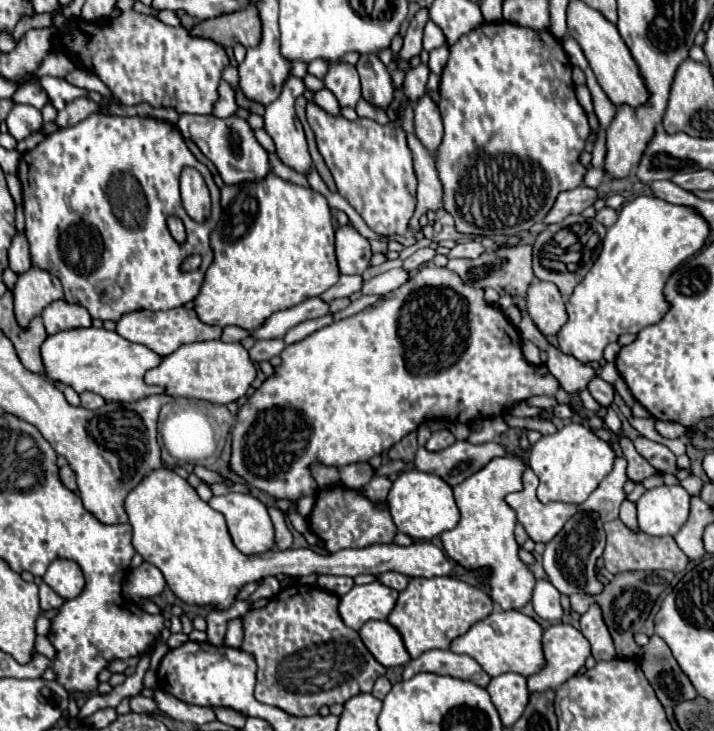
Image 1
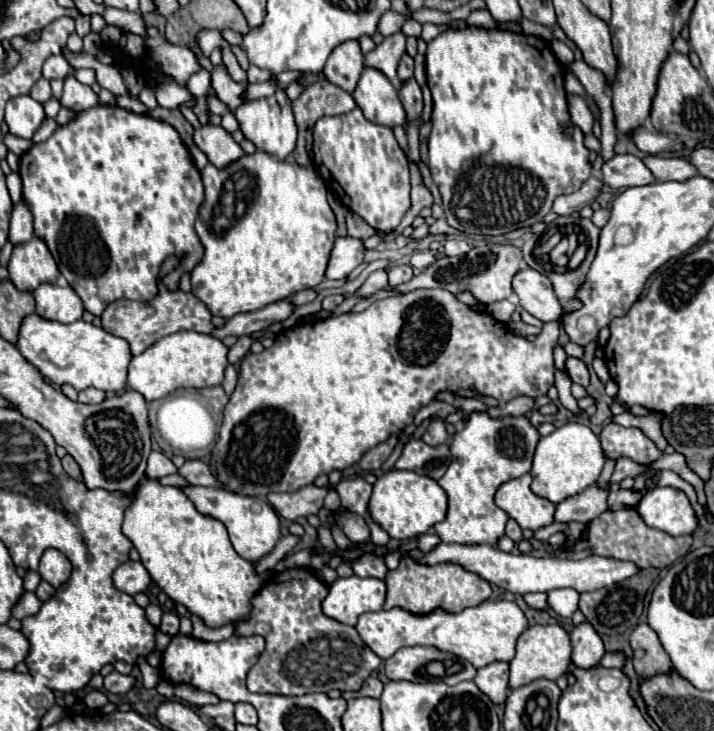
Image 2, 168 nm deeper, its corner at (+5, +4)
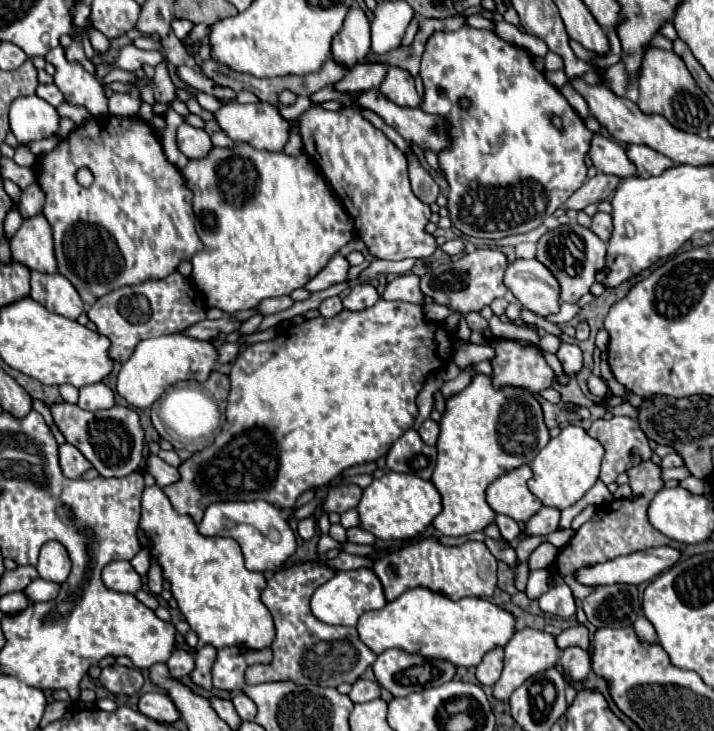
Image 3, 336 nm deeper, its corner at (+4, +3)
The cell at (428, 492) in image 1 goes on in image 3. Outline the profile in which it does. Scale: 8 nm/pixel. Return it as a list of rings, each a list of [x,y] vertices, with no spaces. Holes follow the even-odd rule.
[[[386,472],[382,478],[374,478],[374,482],[364,490],[356,510],[360,514],[362,528],[372,532],[376,538],[406,540],[422,534],[432,524],[432,520],[442,512],[442,498],[436,486],[420,476]]]

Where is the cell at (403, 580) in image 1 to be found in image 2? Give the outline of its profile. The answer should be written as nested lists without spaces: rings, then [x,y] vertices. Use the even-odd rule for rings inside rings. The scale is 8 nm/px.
[[[363,553],[361,557],[349,559],[347,563],[351,565],[353,573],[359,575],[359,577],[377,577],[377,579],[385,579],[387,567],[385,567],[383,559],[377,557],[377,555],[373,555],[373,553]]]

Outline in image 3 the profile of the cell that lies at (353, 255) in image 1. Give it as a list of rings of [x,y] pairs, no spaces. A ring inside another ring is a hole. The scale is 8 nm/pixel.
[[[338,252],[332,256],[332,260],[326,264],[326,268],[316,274],[304,288],[310,290],[310,292],[320,292],[320,290],[326,290],[334,284],[340,284],[348,278],[348,270],[350,270],[350,264],[348,260]]]

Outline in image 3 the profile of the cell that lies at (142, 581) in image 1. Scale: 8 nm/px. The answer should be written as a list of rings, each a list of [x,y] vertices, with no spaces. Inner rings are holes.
[[[118,560],[118,562],[110,562],[104,572],[102,572],[102,580],[110,590],[116,592],[128,592],[128,594],[136,594],[142,588],[142,578],[140,574],[132,568],[130,562]]]

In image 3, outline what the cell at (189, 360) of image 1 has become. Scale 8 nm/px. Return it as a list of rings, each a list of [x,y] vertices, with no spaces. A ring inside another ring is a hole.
[[[168,334],[150,340],[142,340],[128,362],[122,364],[118,374],[118,394],[134,408],[150,408],[168,386],[178,380],[204,382],[214,372],[218,362],[218,350],[212,342],[202,342],[186,334]]]

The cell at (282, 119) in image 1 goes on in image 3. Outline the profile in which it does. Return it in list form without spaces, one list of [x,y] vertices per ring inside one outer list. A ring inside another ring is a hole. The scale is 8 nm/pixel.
[[[228,102],[220,112],[216,112],[216,122],[220,124],[222,132],[226,132],[234,142],[246,142],[258,150],[268,152],[282,152],[290,138],[290,122],[280,114],[276,104],[270,102],[256,102],[256,104],[240,104]]]

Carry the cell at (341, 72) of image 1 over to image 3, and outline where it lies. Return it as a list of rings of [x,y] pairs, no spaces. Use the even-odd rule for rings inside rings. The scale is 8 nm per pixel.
[[[360,8],[348,12],[344,28],[332,40],[332,60],[344,68],[354,68],[370,52],[370,24]]]

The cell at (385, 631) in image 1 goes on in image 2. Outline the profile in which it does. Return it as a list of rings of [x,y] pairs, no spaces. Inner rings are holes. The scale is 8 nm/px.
[[[483,601],[459,613],[449,613],[441,607],[427,615],[415,615],[411,611],[403,611],[401,607],[393,607],[389,611],[381,609],[375,613],[363,613],[355,627],[361,639],[381,659],[389,659],[401,647],[423,645],[453,653],[479,669],[487,663],[511,661],[515,657],[515,641],[527,629],[527,617],[513,601]]]

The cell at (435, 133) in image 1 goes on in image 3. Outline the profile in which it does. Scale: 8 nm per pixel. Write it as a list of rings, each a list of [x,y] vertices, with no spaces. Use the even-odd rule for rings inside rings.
[[[390,66],[384,82],[380,84],[380,92],[396,104],[410,106],[410,108],[420,106],[420,98],[414,88],[414,78],[410,76],[408,70]]]

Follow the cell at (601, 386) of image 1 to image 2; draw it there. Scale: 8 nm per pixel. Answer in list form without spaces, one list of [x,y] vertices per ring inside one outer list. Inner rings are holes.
[[[567,357],[567,361],[565,361],[565,371],[567,371],[567,375],[571,377],[573,383],[579,383],[579,385],[583,385],[583,387],[589,385],[589,371],[587,371],[587,367],[585,367],[585,363],[583,363],[581,359],[577,359],[577,357]]]

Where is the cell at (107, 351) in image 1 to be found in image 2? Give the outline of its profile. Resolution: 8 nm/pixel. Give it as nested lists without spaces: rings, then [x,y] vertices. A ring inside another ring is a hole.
[[[31,313],[23,317],[15,347],[51,383],[69,383],[77,391],[97,387],[101,391],[121,391],[127,387],[127,367],[131,361],[125,339],[115,337],[83,319],[75,323],[55,323]]]

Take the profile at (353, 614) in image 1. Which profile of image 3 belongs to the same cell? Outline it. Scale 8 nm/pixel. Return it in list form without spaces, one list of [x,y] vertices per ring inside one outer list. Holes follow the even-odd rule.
[[[350,570],[350,572],[338,572],[332,580],[322,584],[314,594],[312,594],[312,614],[322,620],[324,624],[340,624],[340,626],[356,626],[358,618],[368,612],[368,610],[380,610],[386,606],[382,584],[378,576],[368,570]]]

